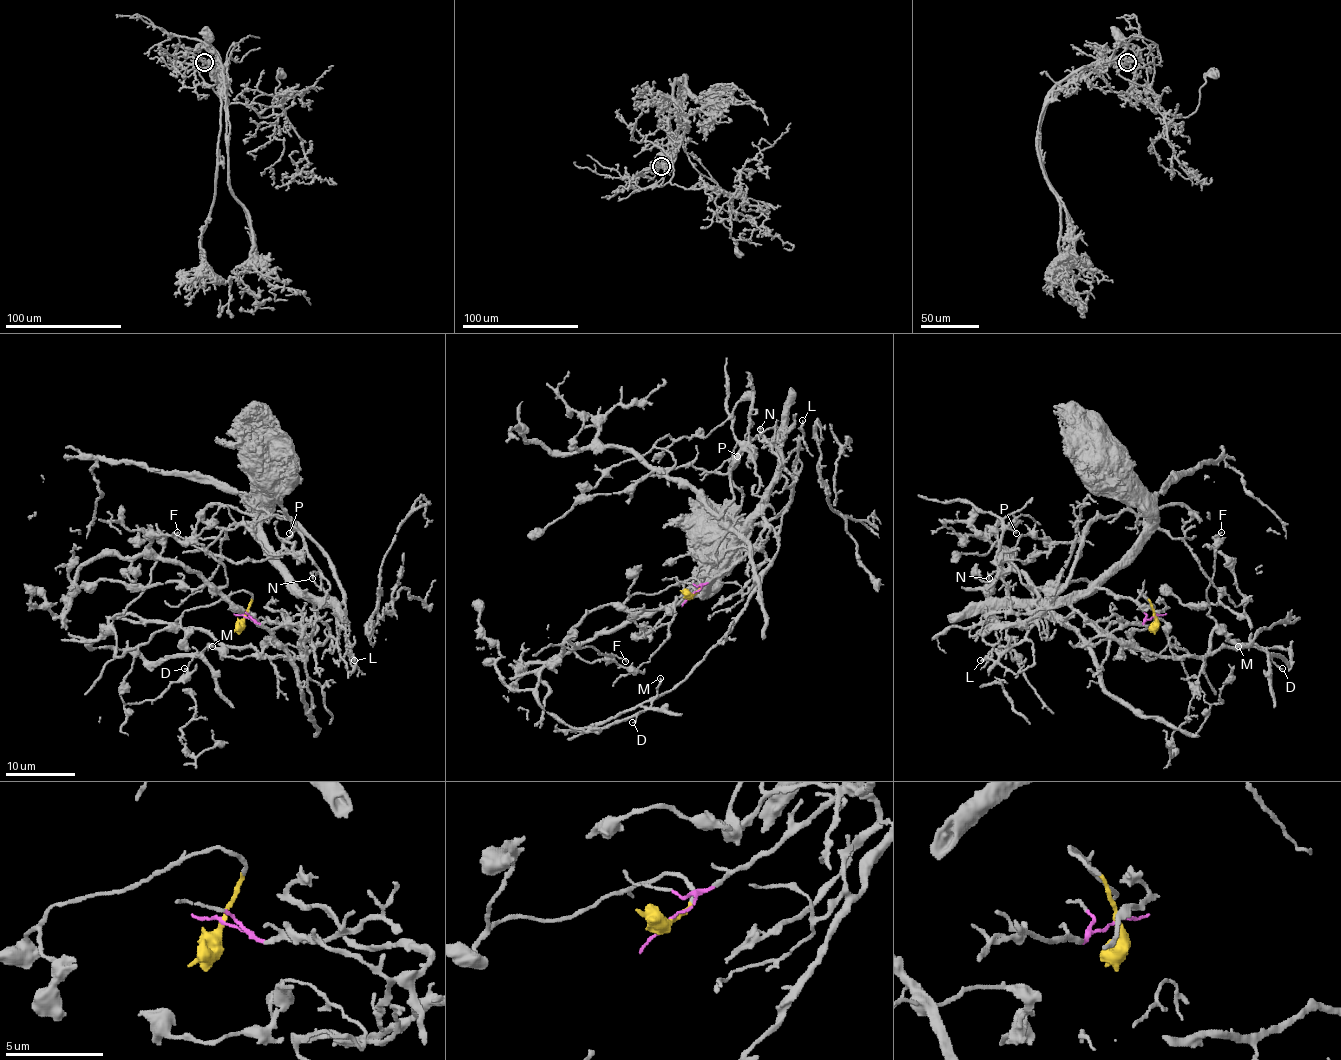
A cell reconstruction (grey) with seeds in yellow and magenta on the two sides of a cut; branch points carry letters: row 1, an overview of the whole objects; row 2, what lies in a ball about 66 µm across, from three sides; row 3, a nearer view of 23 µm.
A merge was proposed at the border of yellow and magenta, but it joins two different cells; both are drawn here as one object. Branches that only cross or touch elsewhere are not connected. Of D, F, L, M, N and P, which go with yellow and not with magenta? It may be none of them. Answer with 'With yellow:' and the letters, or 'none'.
With yellow: D, F, M

